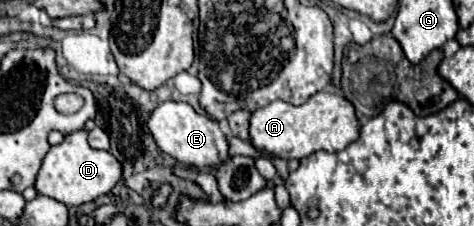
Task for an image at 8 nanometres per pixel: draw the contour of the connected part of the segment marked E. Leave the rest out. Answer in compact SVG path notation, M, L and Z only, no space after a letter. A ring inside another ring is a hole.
M163 102L159 104L151 118L149 118L149 130L157 142L157 146L179 160L185 166L193 168L217 168L221 162L229 160L229 142L225 140L223 130L215 120L209 116L197 114L187 102Z

